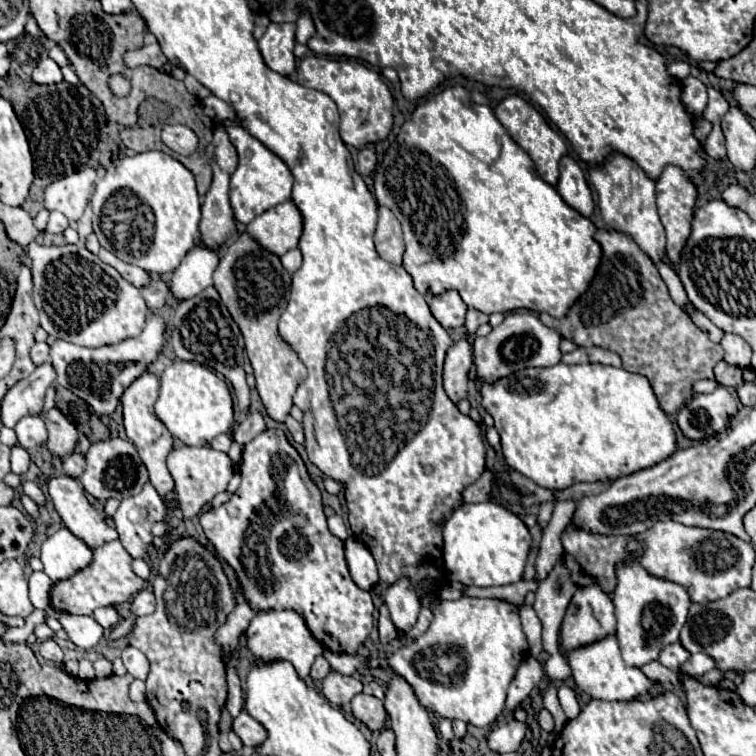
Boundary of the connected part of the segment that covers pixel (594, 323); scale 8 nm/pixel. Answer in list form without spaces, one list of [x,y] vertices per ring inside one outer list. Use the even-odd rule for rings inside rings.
[[[598,230],[596,240],[602,246],[602,264],[588,292],[564,320],[548,314],[540,314],[540,320],[576,346],[600,346],[616,352],[622,368],[646,376],[662,410],[674,414],[694,396],[692,384],[696,380],[714,380],[714,366],[722,360],[724,350],[672,302],[656,266],[630,236],[616,230]]]

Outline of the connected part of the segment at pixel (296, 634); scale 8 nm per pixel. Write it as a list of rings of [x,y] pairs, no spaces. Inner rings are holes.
[[[272,610],[272,612],[260,612],[252,618],[250,626],[246,628],[246,648],[252,654],[254,662],[276,662],[276,660],[288,660],[296,674],[300,678],[308,678],[310,666],[318,654],[322,654],[322,646],[316,642],[316,638],[310,634],[306,622],[302,616],[294,610]]]

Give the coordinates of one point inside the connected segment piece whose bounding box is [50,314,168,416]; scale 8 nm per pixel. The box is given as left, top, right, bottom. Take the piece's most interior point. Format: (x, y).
(99, 376)

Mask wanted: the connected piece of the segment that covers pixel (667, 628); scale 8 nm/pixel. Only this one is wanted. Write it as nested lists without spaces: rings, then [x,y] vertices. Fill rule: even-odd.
[[[632,562],[630,566],[618,564],[618,584],[614,592],[614,608],[618,618],[616,638],[622,650],[622,658],[628,666],[642,668],[648,662],[658,660],[664,646],[678,642],[678,634],[686,622],[690,598],[688,592],[668,580],[650,576],[640,564]]]

